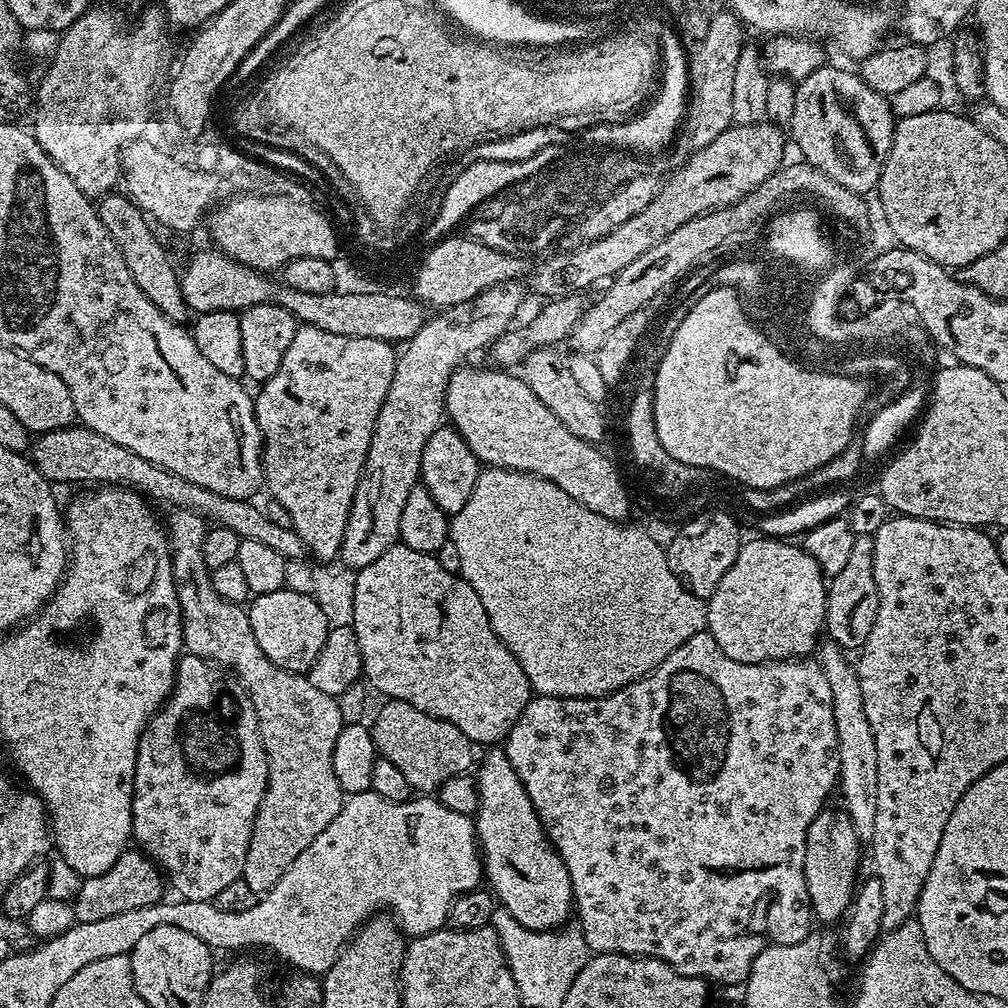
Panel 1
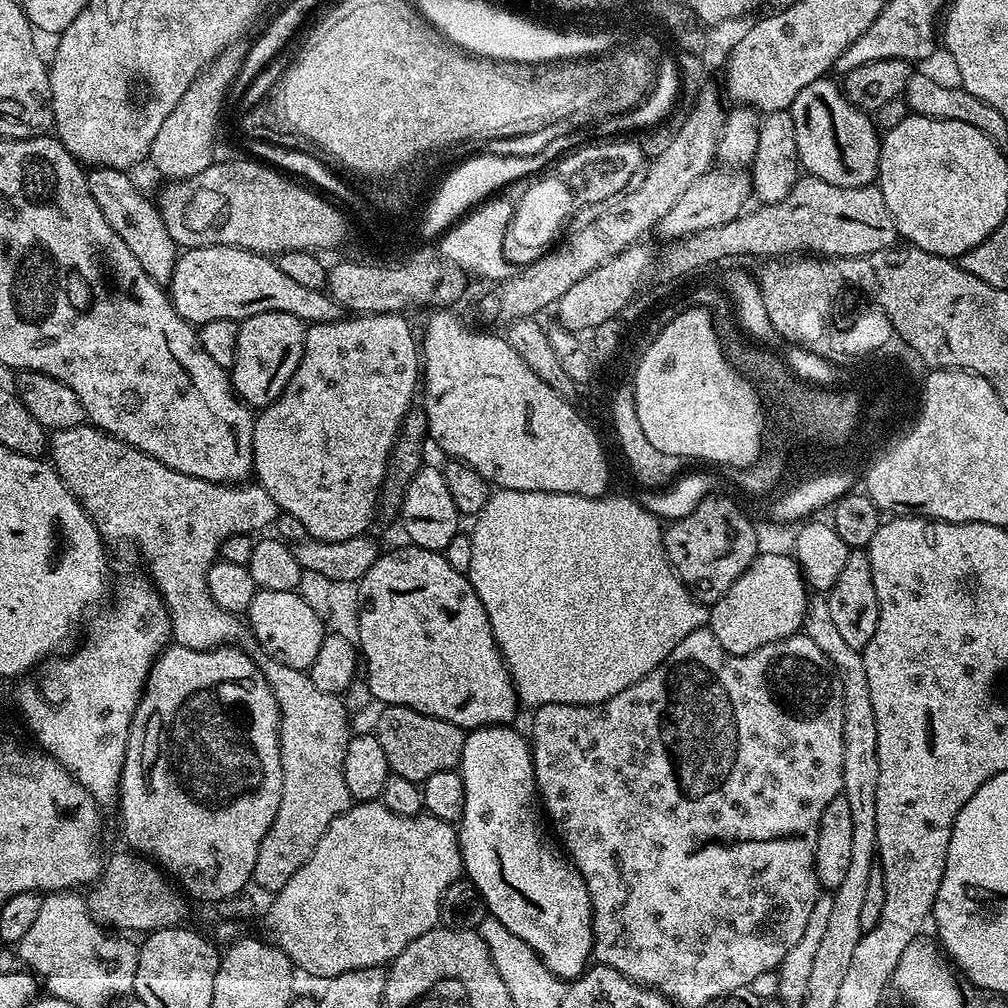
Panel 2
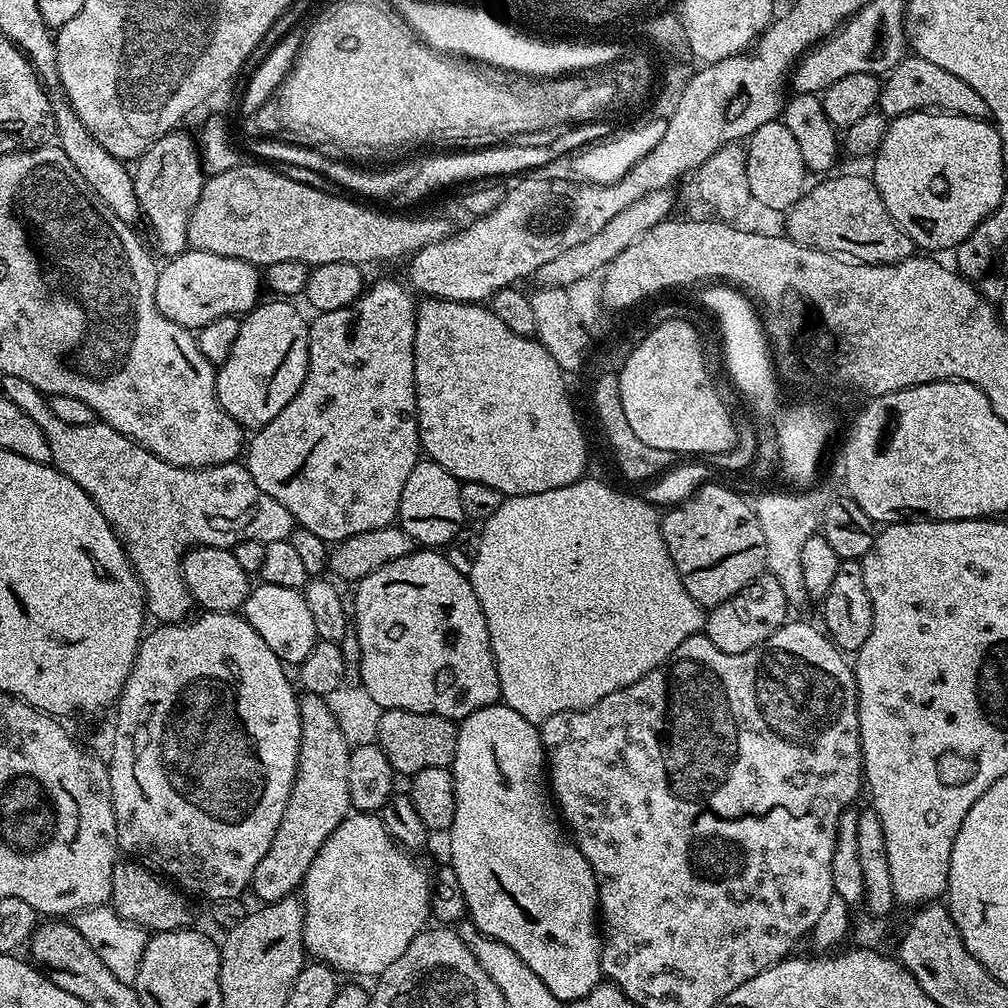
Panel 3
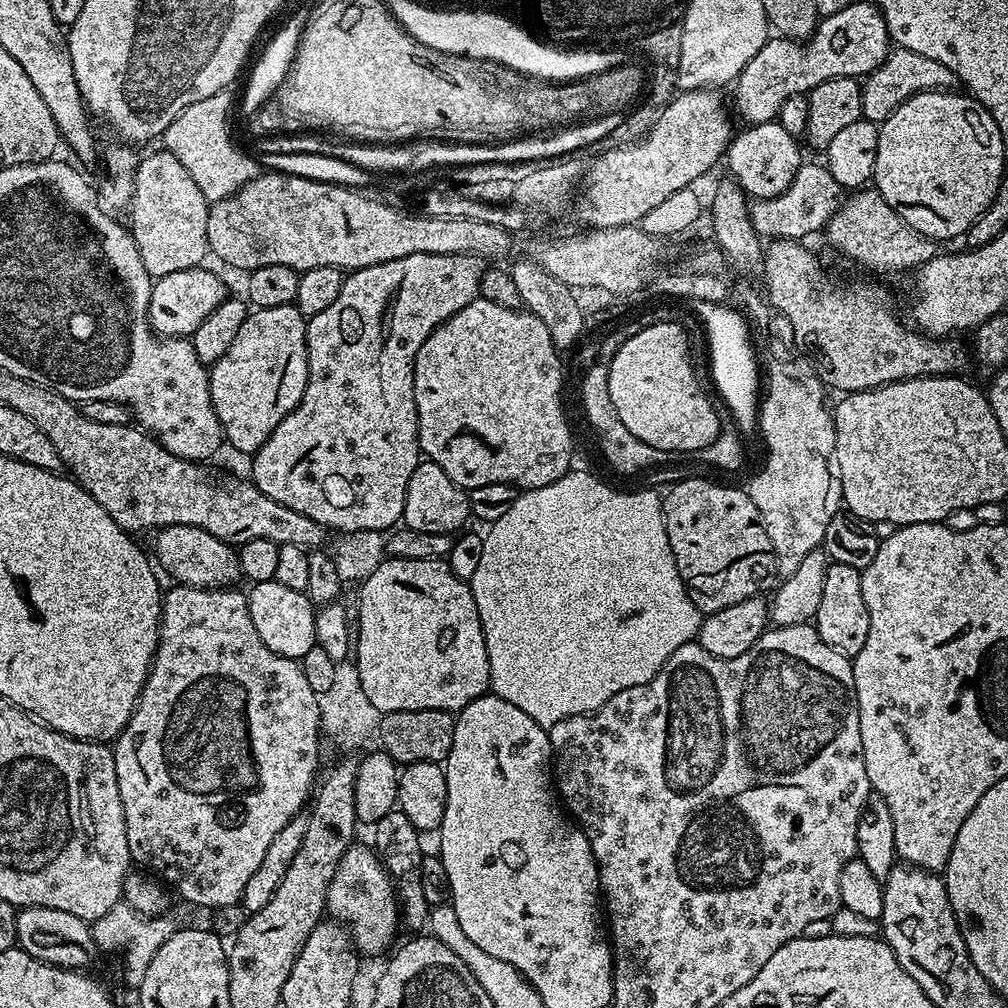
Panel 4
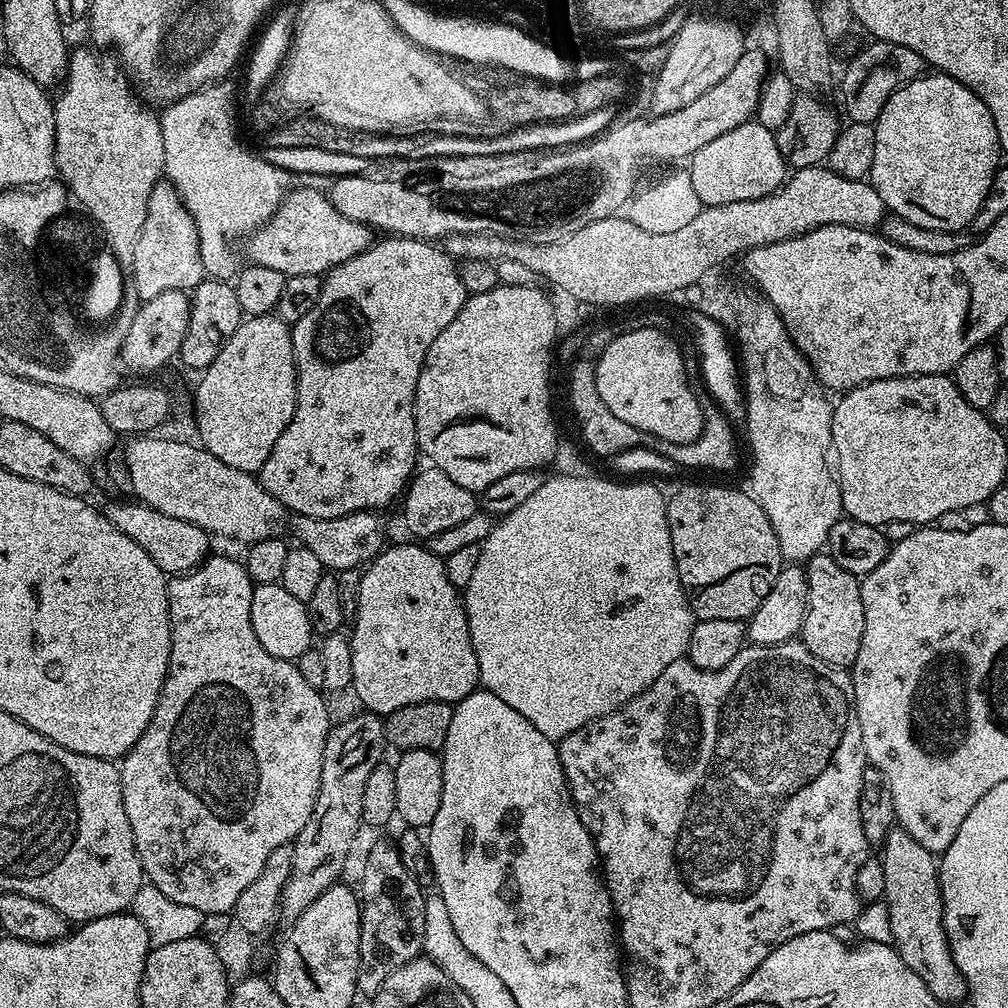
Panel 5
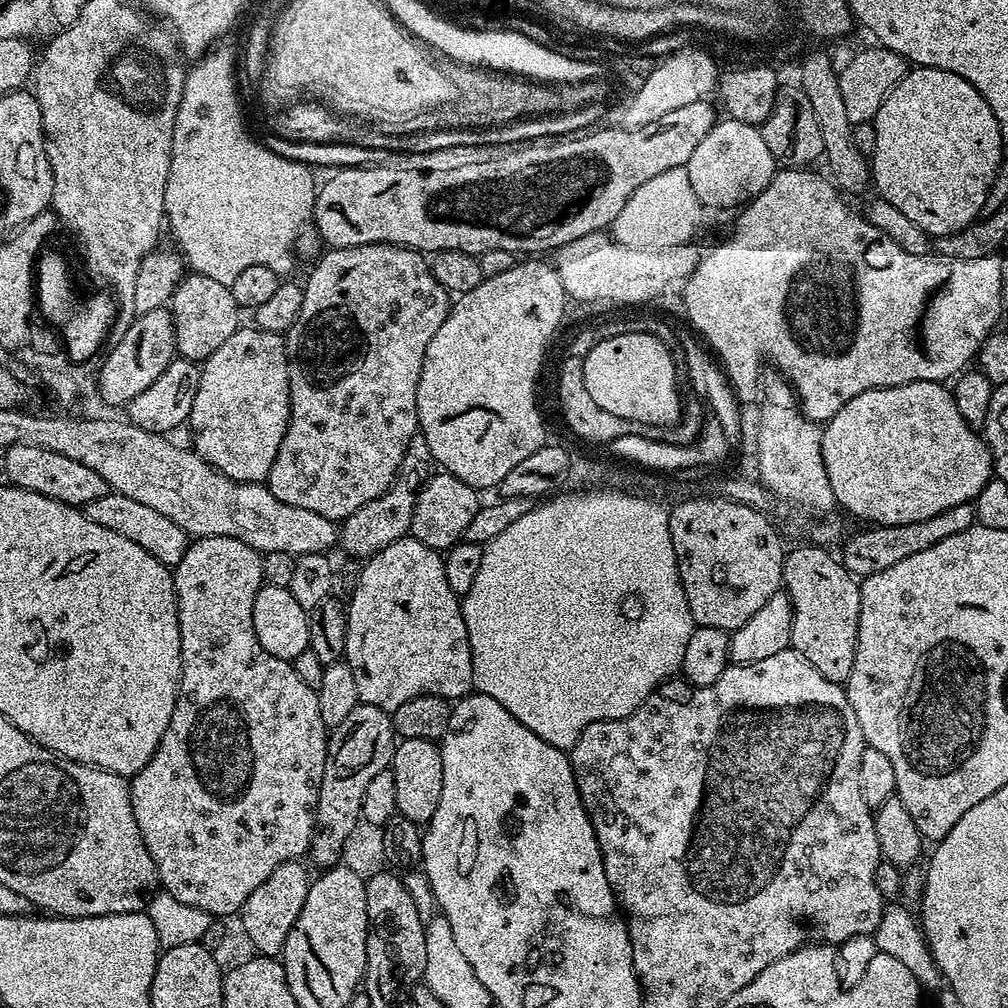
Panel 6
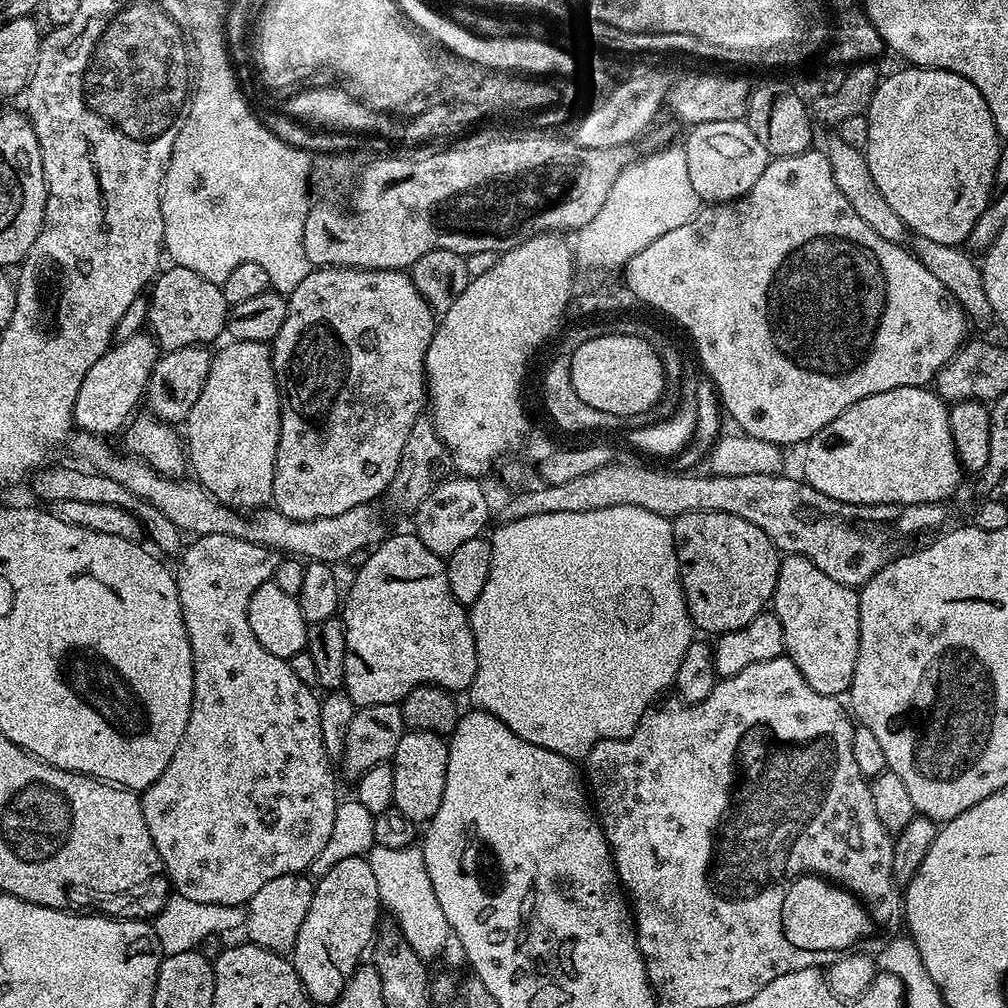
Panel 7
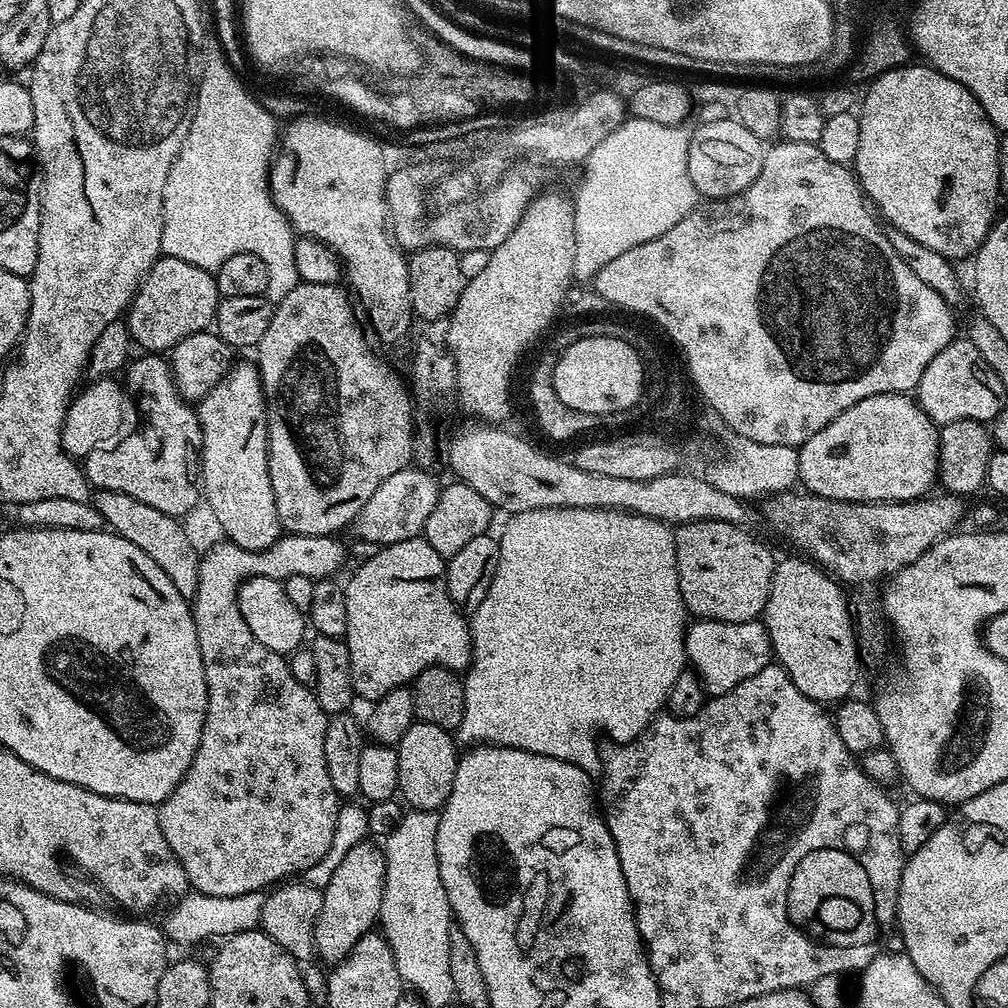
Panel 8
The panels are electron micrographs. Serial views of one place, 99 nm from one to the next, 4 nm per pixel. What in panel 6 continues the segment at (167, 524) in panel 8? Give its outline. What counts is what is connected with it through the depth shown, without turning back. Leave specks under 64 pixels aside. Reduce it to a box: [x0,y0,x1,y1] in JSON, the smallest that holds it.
[3,444,110,506]

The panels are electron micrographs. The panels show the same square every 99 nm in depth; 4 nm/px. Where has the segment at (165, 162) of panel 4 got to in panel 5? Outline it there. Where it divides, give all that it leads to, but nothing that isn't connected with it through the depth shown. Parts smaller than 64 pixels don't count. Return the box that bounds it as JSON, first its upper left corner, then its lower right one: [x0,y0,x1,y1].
[130,182,206,301]

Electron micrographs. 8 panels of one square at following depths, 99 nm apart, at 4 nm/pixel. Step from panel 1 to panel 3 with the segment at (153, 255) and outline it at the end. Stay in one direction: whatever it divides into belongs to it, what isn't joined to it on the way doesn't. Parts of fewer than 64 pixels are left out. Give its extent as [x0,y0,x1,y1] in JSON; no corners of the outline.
[51,94,142,222]

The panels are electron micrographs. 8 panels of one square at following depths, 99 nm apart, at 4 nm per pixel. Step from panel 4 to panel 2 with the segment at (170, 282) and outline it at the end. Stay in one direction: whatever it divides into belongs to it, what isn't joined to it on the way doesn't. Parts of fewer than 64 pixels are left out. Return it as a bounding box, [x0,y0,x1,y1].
[170,246,342,326]

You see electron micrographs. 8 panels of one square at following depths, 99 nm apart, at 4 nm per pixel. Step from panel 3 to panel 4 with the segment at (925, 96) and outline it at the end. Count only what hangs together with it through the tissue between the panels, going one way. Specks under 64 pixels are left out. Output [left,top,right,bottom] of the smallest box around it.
[861,47,958,124]

